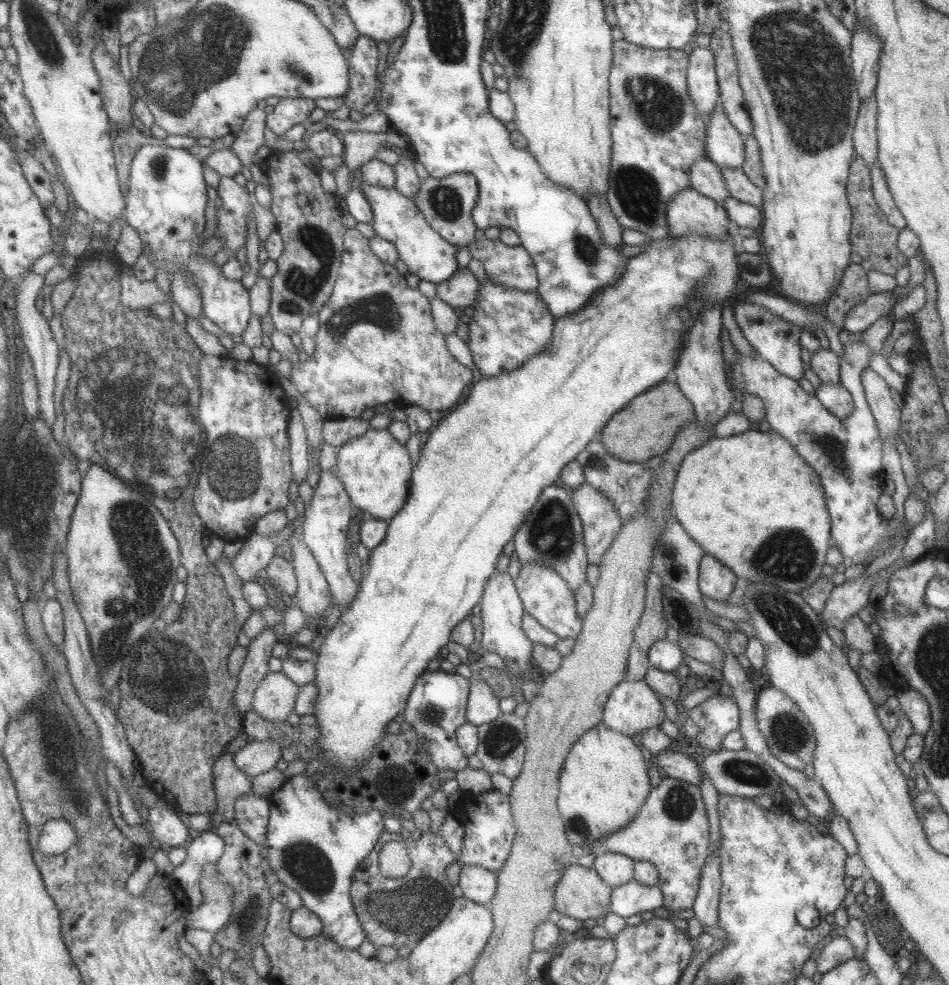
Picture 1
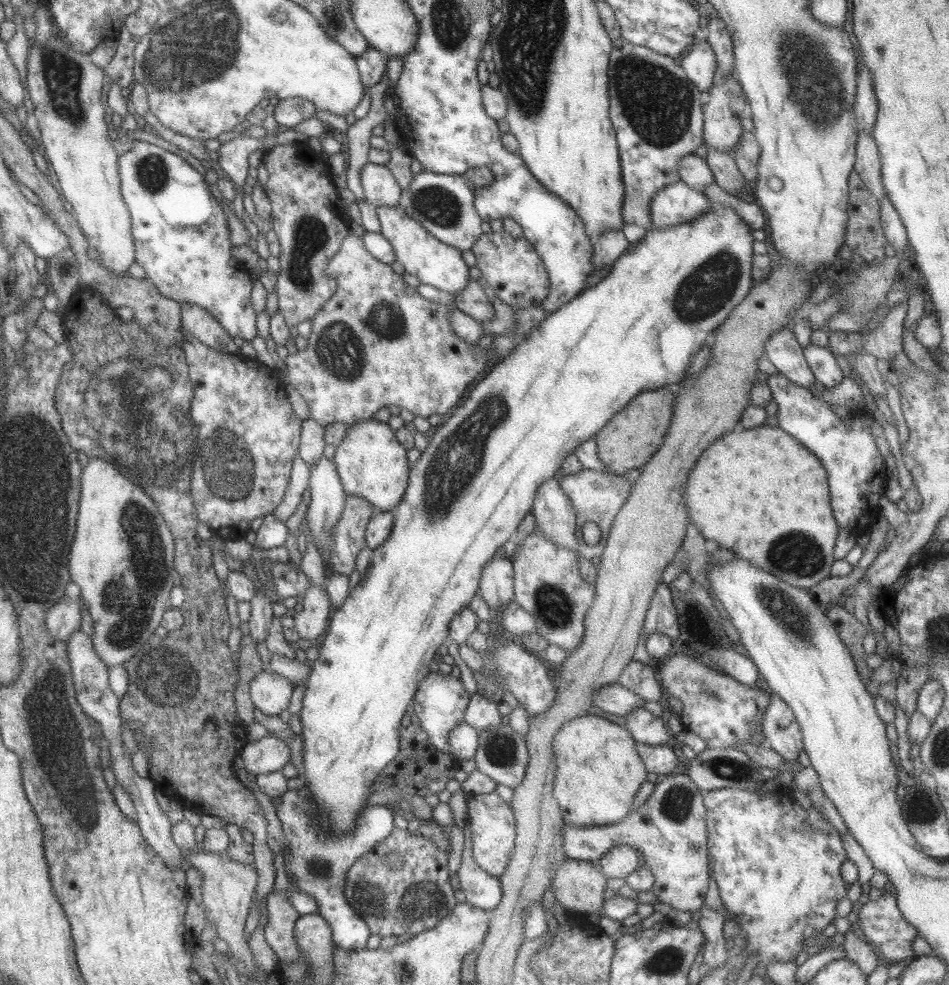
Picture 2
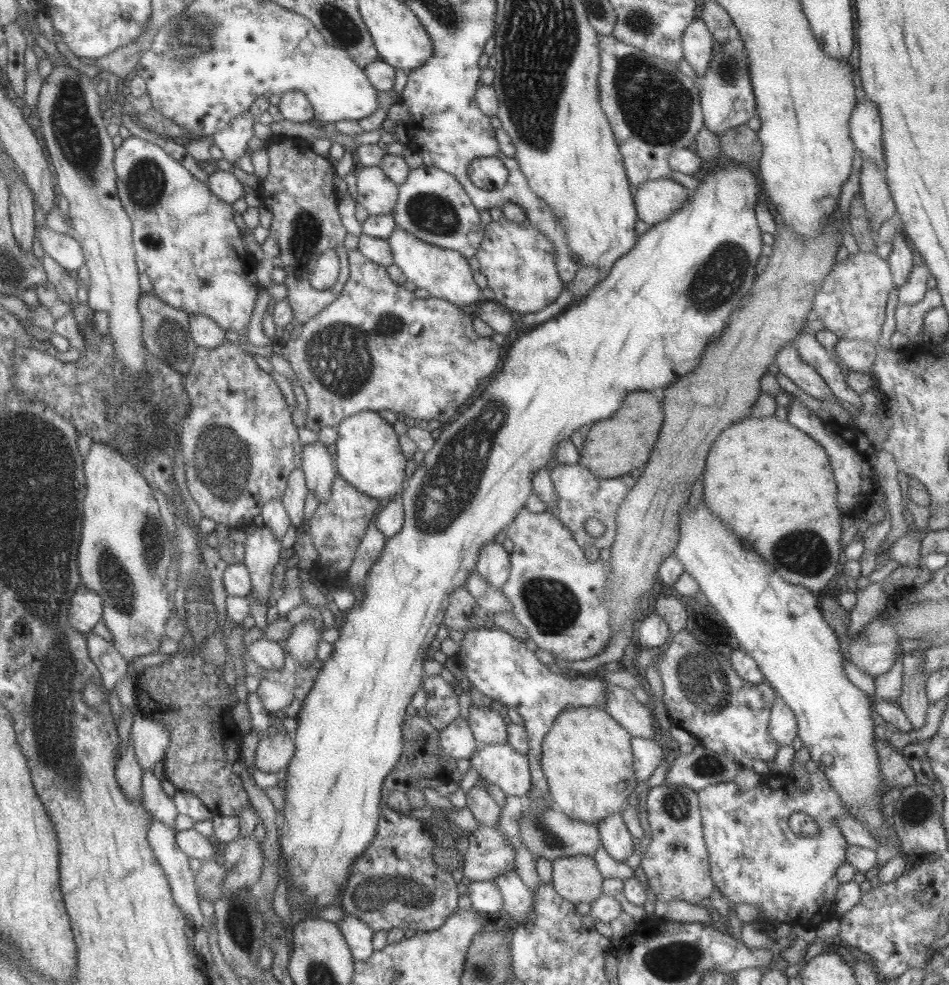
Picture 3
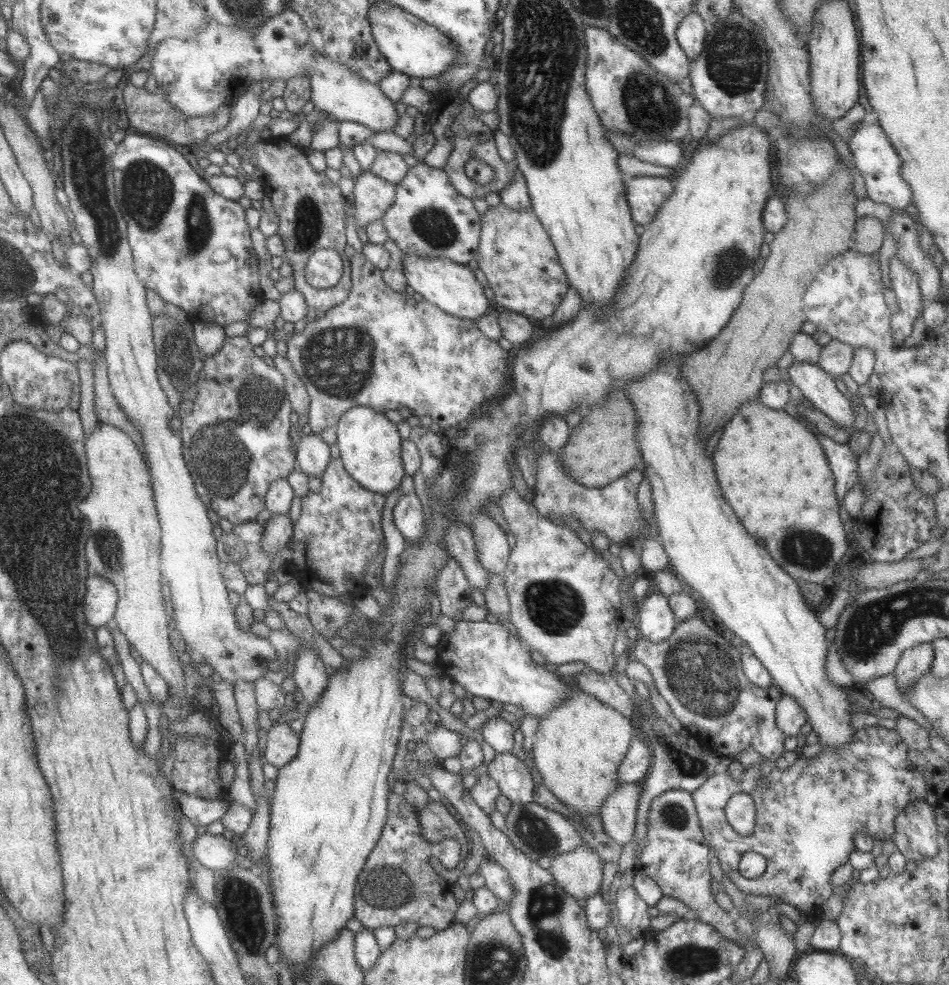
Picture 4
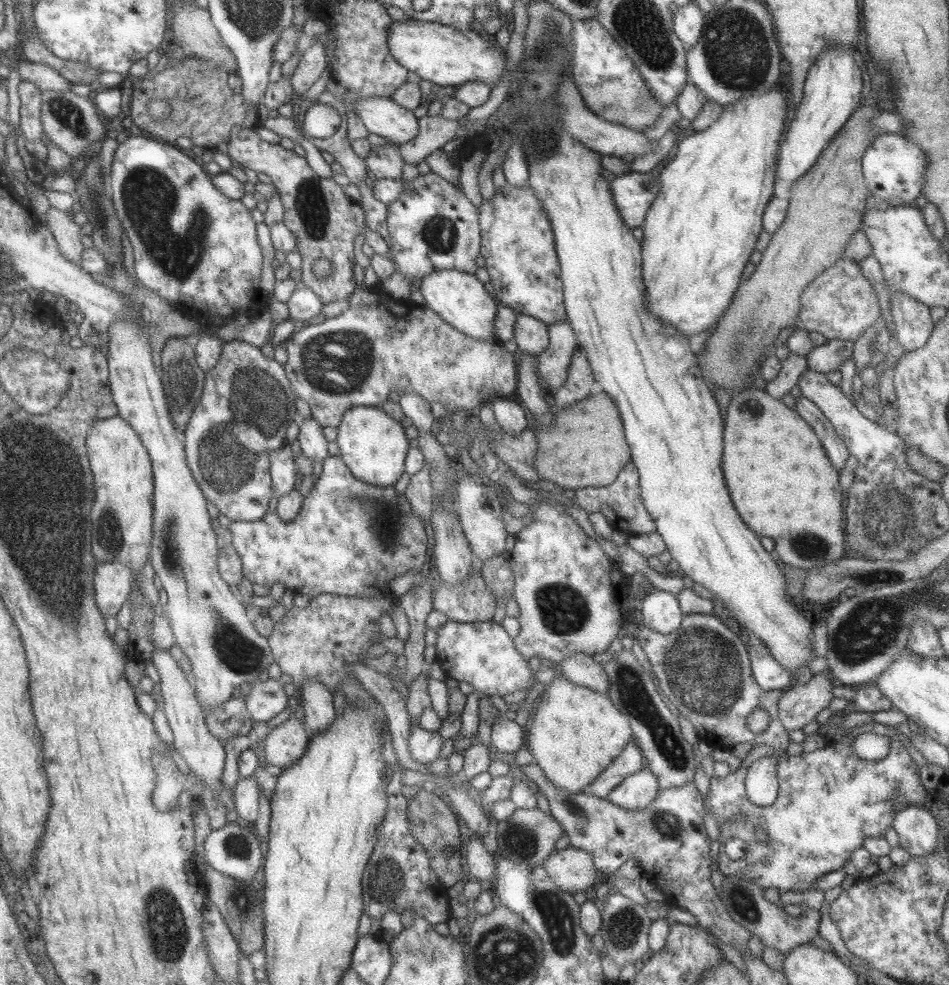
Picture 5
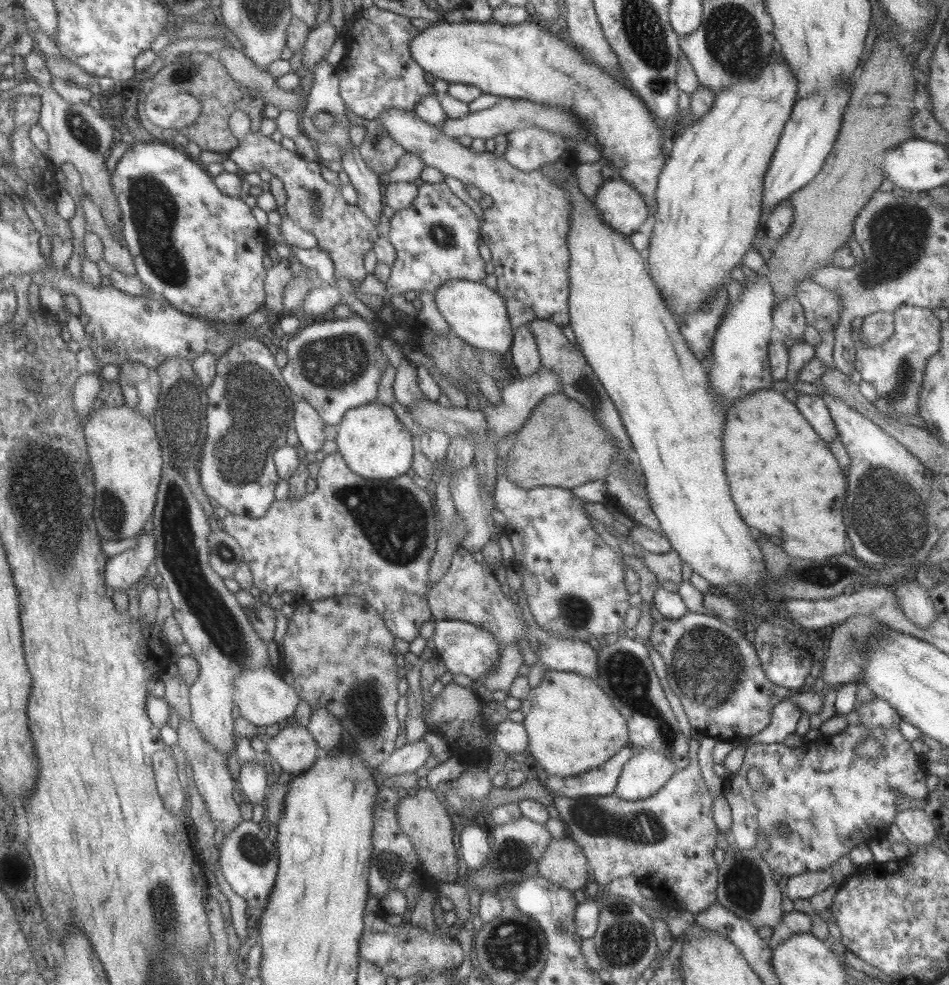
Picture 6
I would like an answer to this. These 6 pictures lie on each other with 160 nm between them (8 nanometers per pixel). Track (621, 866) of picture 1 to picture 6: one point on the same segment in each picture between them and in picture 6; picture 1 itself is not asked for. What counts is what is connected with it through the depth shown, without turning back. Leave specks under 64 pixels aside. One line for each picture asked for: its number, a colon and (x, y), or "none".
2: (620, 860)
3: (616, 840)
4: (618, 813)
5: (634, 792)
6: (646, 771)

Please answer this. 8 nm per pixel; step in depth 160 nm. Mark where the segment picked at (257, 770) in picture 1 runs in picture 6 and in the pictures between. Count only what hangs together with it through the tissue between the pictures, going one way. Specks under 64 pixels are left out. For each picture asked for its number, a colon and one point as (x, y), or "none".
2: (268, 754)
3: (274, 751)
4: (281, 746)
5: (282, 745)
6: (292, 748)

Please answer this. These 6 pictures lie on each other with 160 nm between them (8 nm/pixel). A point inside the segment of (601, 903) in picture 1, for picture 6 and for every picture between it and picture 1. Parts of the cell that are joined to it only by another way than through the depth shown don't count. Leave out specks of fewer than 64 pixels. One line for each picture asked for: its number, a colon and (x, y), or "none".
2: (577, 886)
3: (575, 878)
4: (578, 873)
5: (571, 869)
6: (563, 863)

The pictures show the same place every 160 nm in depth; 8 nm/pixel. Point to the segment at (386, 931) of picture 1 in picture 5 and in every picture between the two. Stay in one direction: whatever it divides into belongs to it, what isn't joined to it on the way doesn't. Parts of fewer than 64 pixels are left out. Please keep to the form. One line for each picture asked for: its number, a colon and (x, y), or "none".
2: (392, 901)
3: (394, 883)
4: (397, 884)
5: (398, 877)

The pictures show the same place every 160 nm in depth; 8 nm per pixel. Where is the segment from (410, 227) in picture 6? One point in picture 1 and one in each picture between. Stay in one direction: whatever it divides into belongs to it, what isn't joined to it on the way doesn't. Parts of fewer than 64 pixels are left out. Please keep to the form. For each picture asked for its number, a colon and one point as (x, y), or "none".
1: (446, 203)
2: (442, 203)
3: (431, 205)
4: (428, 218)
5: (432, 226)

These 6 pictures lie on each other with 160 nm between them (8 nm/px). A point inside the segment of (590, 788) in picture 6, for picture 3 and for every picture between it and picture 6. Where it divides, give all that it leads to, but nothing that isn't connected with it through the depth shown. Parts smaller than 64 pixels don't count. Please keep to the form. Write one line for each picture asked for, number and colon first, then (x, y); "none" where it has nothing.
3: (647, 754)
4: (635, 765)
5: (630, 760)

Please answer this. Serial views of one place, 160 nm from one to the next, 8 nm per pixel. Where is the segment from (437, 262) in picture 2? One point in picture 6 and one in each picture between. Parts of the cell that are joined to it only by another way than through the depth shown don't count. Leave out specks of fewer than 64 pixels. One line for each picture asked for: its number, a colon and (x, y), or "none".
3: (444, 274)
4: (450, 286)
5: (459, 298)
6: (477, 314)

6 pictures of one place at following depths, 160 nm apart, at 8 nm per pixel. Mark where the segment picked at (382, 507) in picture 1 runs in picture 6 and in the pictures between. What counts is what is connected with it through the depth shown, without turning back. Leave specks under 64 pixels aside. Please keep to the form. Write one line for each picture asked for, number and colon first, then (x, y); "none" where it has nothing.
2: (371, 464)
3: (367, 456)
4: (369, 446)
5: (372, 445)
6: (374, 445)

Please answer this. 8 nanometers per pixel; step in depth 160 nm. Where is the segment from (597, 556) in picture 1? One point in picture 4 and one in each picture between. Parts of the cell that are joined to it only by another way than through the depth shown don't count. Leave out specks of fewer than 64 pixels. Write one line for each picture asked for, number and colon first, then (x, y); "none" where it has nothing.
2: (598, 497)
3: (580, 494)
4: (612, 510)

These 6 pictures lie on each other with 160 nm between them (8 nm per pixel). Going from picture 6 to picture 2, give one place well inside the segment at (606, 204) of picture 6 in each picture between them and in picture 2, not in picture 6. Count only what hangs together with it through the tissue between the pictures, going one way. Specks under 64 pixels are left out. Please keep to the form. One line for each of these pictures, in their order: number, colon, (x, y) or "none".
2: (677, 203)
3: (655, 200)
4: (645, 194)
5: (633, 193)

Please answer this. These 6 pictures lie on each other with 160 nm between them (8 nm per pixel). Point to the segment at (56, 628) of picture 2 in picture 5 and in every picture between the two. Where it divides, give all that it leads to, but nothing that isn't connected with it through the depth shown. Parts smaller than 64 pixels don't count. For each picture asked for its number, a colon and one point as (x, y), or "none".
3: (84, 612)
4: (100, 600)
5: (111, 583)

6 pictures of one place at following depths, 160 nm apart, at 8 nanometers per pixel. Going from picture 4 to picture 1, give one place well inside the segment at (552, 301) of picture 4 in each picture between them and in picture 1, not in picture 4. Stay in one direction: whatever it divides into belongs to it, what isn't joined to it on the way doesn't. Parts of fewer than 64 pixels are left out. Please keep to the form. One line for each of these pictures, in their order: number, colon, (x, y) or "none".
1: (510, 266)
2: (514, 271)
3: (518, 262)

